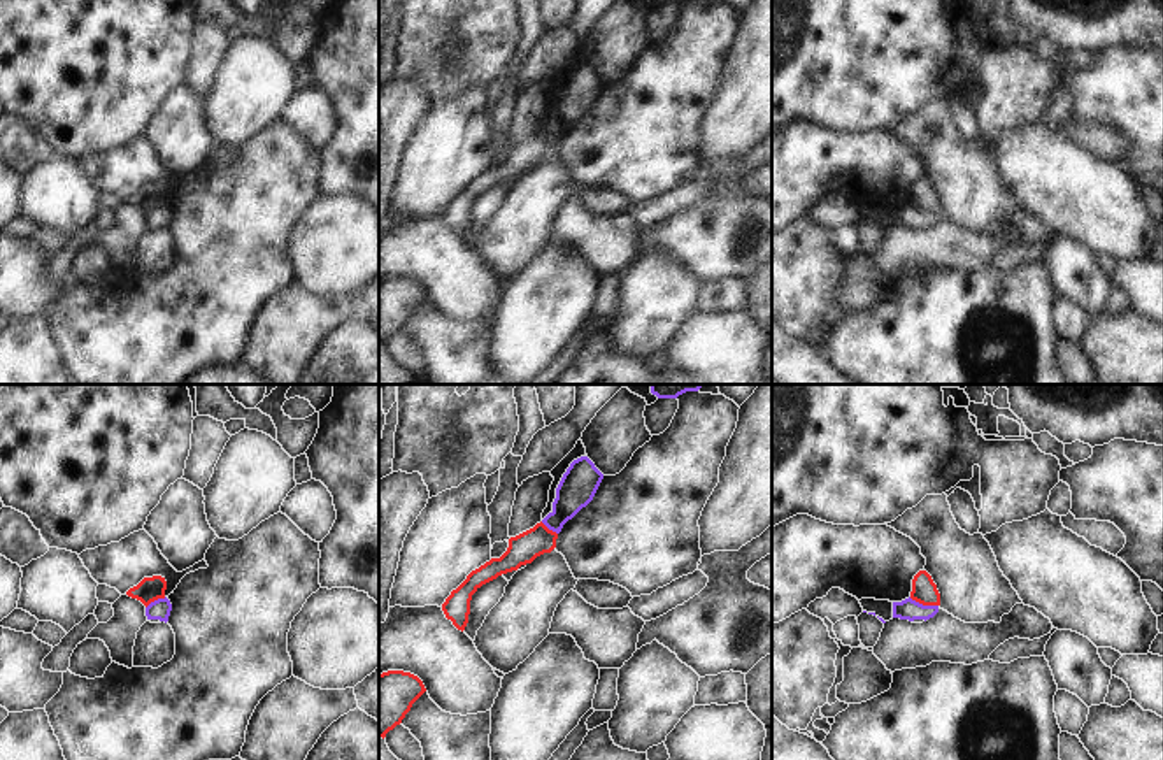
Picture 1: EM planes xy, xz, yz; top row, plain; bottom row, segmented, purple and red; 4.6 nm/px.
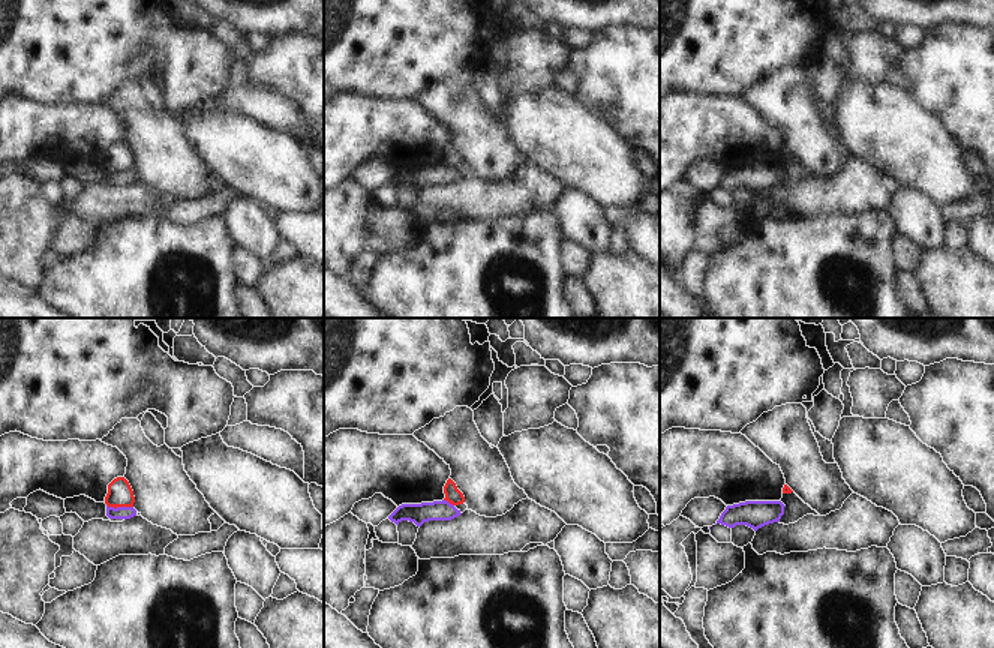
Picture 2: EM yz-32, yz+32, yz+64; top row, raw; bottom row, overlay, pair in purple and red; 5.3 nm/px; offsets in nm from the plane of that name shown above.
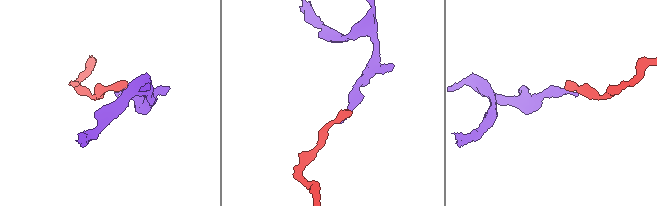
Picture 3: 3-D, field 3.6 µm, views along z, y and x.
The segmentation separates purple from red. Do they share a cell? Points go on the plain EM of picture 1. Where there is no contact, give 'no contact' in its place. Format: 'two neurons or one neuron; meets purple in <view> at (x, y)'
two neurons; meets purple in yz at (921, 211)

